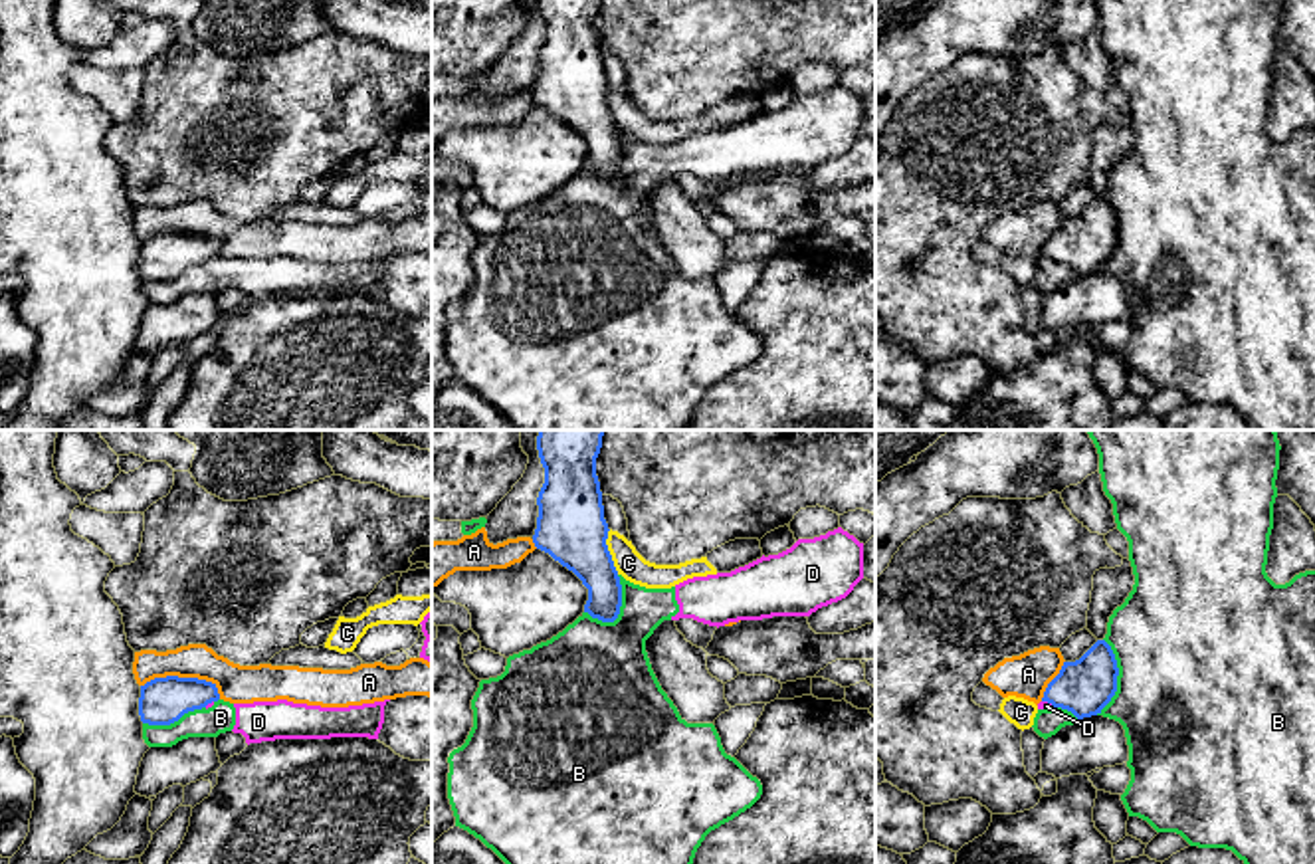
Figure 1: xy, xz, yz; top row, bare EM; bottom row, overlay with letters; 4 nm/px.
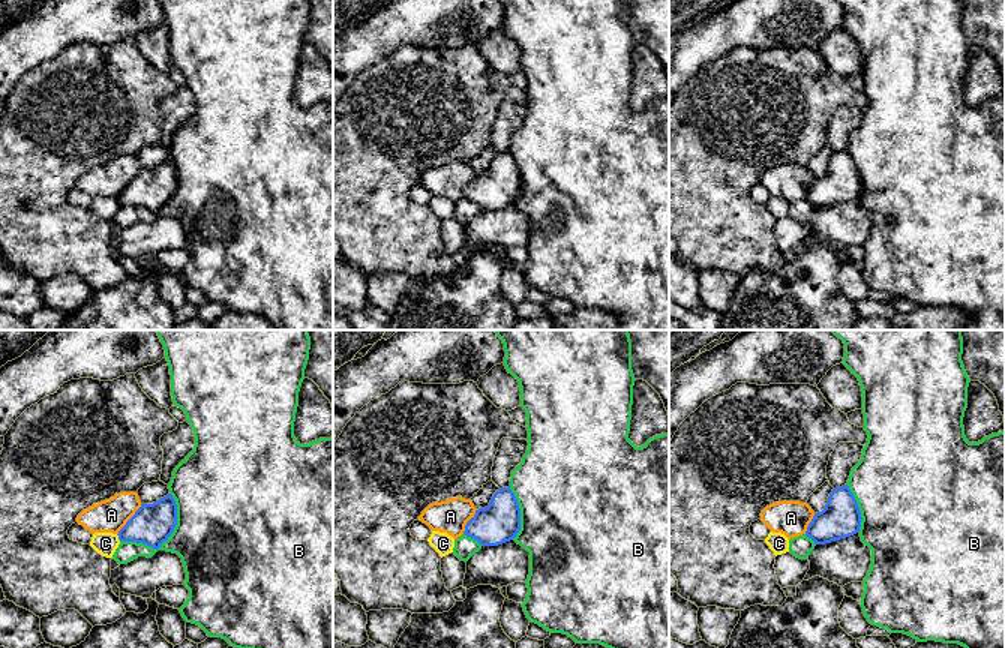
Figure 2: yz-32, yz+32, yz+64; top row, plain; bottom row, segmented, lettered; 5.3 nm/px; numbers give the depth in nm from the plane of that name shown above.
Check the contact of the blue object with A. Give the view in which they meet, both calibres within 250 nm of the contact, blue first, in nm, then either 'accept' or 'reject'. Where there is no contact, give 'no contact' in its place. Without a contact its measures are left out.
xy | 190/160 nm | reject

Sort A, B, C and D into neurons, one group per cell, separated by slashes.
A / B D / C

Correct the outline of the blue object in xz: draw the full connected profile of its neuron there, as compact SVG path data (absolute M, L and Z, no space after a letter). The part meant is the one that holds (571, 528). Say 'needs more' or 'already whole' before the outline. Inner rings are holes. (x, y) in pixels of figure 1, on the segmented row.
already whole; M539 430L537 450L545 468L533 543L588 589L584 612L614 622L622 585L608 551L608 523L596 476L604 430Z

